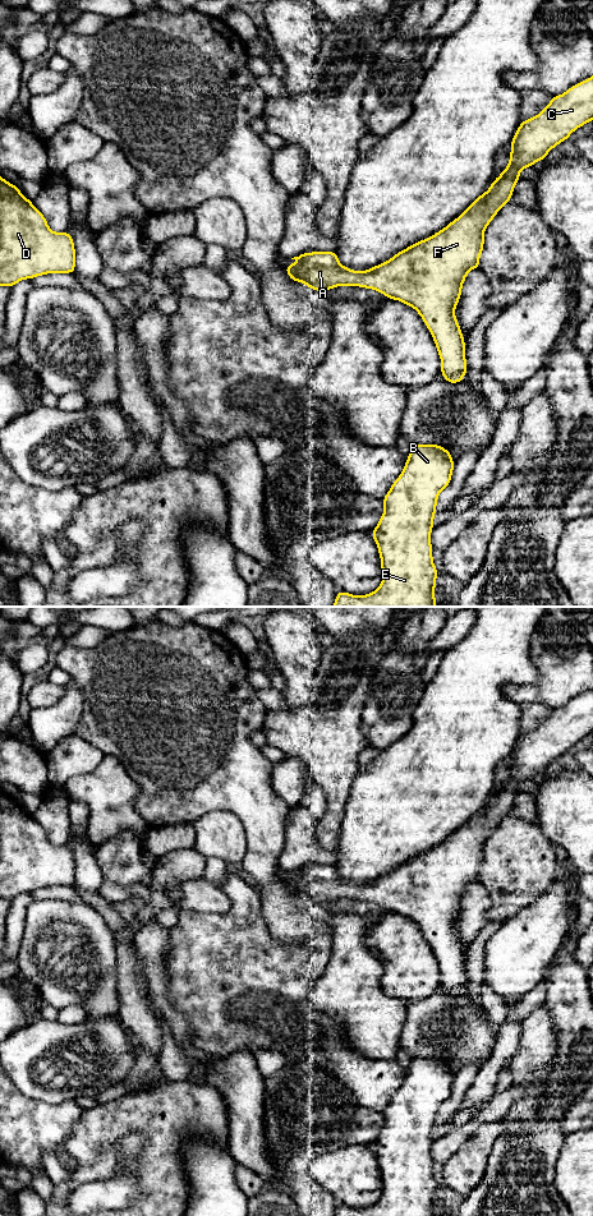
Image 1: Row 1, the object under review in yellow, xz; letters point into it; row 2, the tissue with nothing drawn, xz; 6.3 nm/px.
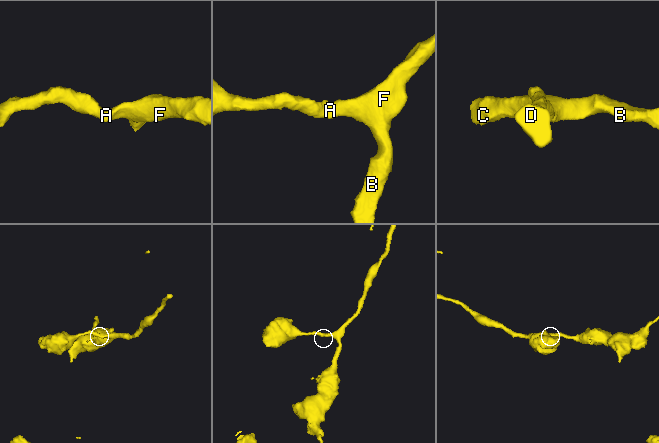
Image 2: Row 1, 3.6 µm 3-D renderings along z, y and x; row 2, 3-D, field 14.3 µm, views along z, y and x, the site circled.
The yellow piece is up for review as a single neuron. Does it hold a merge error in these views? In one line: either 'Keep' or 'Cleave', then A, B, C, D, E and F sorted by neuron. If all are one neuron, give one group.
Keep. Groups: A B C D E F

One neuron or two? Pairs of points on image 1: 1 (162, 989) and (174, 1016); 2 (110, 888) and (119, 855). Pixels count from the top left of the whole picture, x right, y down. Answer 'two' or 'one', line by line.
1: one
2: two

